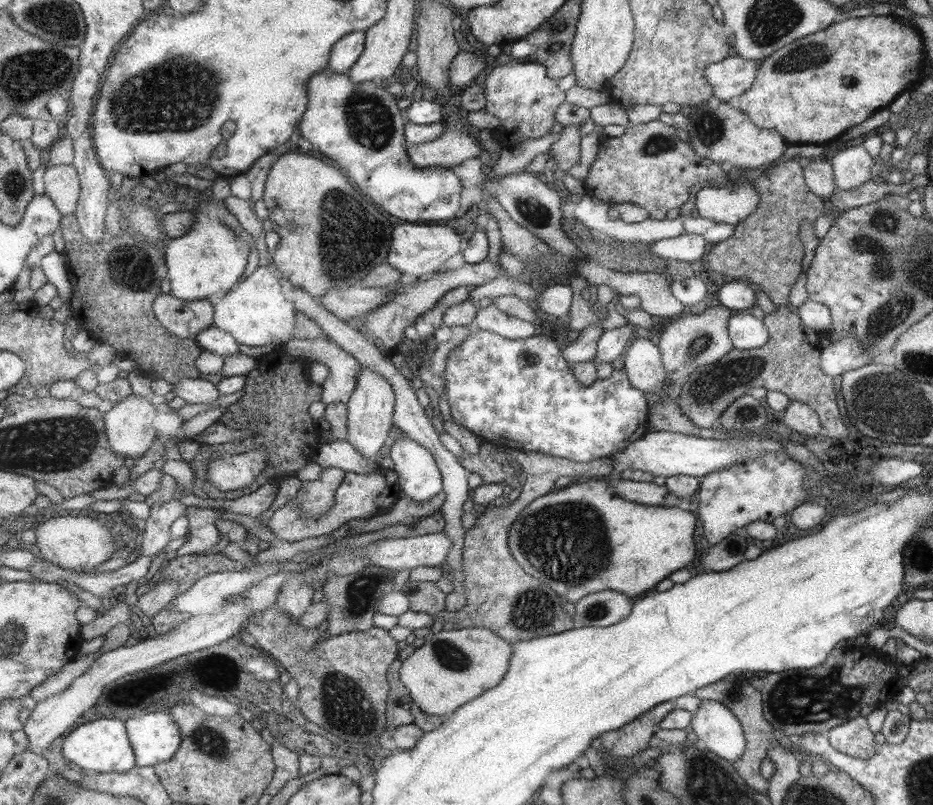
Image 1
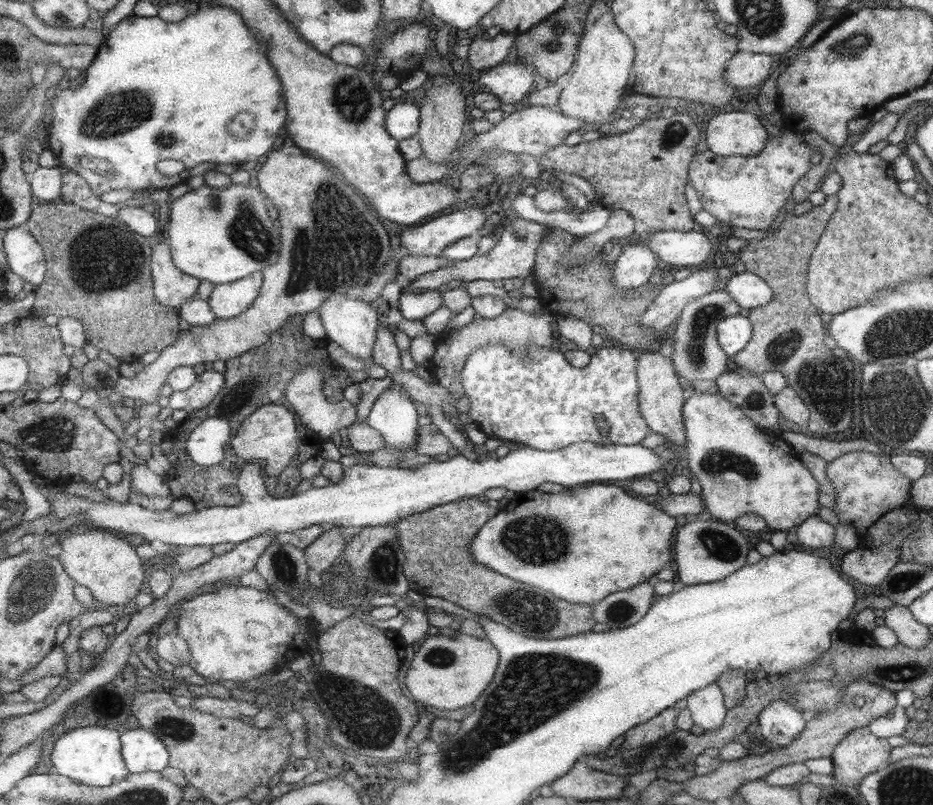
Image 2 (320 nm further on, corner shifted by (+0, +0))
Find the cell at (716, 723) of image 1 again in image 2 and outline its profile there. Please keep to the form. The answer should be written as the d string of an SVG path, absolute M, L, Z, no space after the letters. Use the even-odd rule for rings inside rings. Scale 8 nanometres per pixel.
M715 683L693 690L686 701L693 724L704 731L719 728L723 723L726 708L723 706L722 692Z

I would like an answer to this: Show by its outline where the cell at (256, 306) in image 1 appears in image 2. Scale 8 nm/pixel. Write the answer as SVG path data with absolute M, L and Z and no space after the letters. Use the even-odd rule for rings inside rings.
M259 271L232 283L216 284L208 301L221 320L235 318L250 309L263 283L264 274Z

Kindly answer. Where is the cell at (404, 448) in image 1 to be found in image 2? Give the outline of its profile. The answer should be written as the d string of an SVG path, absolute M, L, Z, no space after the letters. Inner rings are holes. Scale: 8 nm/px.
M392 382L376 398L366 421L384 436L387 446L403 451L406 458L418 454L419 414L415 401L403 386Z

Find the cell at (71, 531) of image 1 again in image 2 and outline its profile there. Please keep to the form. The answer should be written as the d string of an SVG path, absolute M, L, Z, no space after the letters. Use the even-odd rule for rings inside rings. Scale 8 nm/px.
M95 528L73 531L61 542L62 551L56 558L66 568L70 578L89 588L94 598L106 605L125 606L146 589L147 571L135 546L123 535Z

